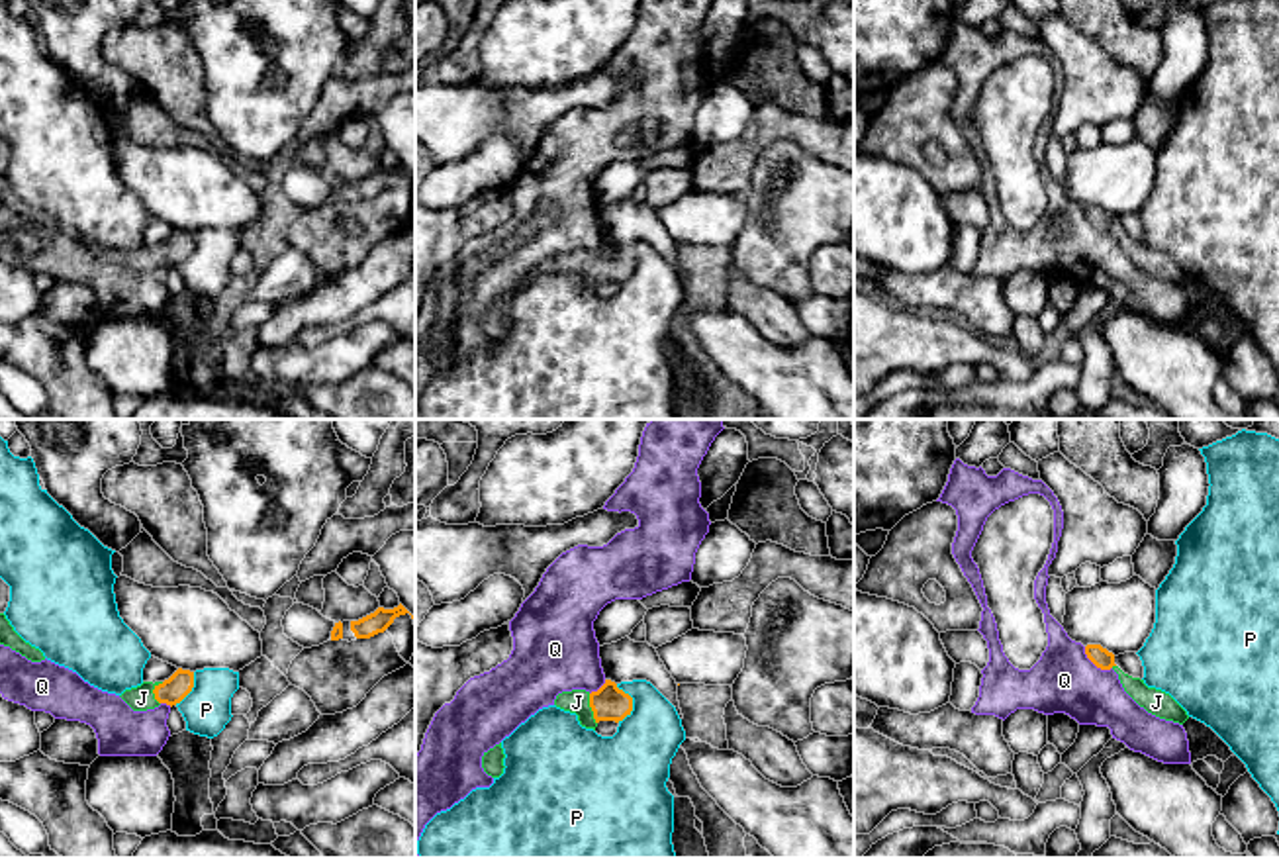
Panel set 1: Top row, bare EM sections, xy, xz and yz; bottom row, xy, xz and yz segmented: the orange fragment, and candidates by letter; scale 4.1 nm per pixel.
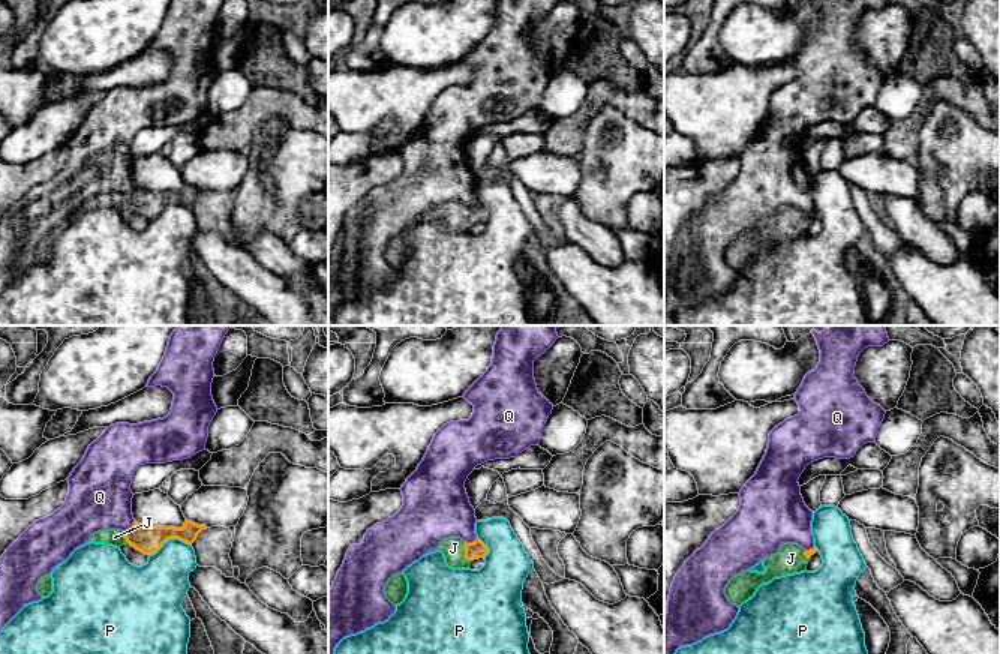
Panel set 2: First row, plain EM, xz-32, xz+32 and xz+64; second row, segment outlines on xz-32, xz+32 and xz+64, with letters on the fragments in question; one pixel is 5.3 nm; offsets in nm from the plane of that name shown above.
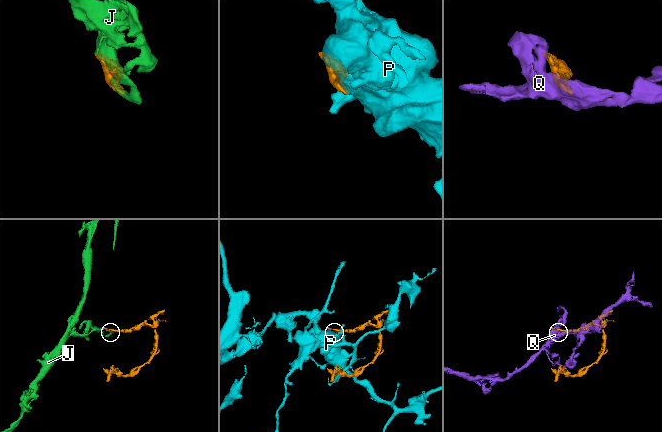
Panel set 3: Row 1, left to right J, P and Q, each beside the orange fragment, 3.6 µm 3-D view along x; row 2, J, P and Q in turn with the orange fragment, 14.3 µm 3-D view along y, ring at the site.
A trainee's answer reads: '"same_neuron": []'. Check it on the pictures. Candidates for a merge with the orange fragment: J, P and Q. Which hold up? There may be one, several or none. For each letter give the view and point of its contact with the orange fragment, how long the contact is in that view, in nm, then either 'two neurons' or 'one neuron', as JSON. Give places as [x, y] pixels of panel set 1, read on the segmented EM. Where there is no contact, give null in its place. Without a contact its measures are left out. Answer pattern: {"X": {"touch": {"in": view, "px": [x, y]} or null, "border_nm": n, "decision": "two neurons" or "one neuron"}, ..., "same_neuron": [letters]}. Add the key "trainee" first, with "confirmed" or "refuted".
{"trainee": "refuted", "J": {"touch": {"in": "xz", "px": [592, 710]}, "border_nm": 130, "decision": "one neuron"}, "P": {"touch": {"in": "xz", "px": [631, 702]}, "border_nm": 160, "decision": "two neurons"}, "Q": {"touch": {"in": "yz", "px": [1095, 665]}, "border_nm": 150, "decision": "two neurons"}, "same_neuron": ["J"]}

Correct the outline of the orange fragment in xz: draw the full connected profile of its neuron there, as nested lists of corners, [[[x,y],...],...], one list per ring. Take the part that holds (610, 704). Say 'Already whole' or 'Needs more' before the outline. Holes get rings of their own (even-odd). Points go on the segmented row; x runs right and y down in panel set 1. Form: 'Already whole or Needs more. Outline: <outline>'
Needs more. Outline: [[[605,680],[597,691],[572,690],[556,695],[554,705],[576,713],[586,729],[597,727],[599,721],[623,721],[633,711],[633,697],[617,688],[615,682]]]

